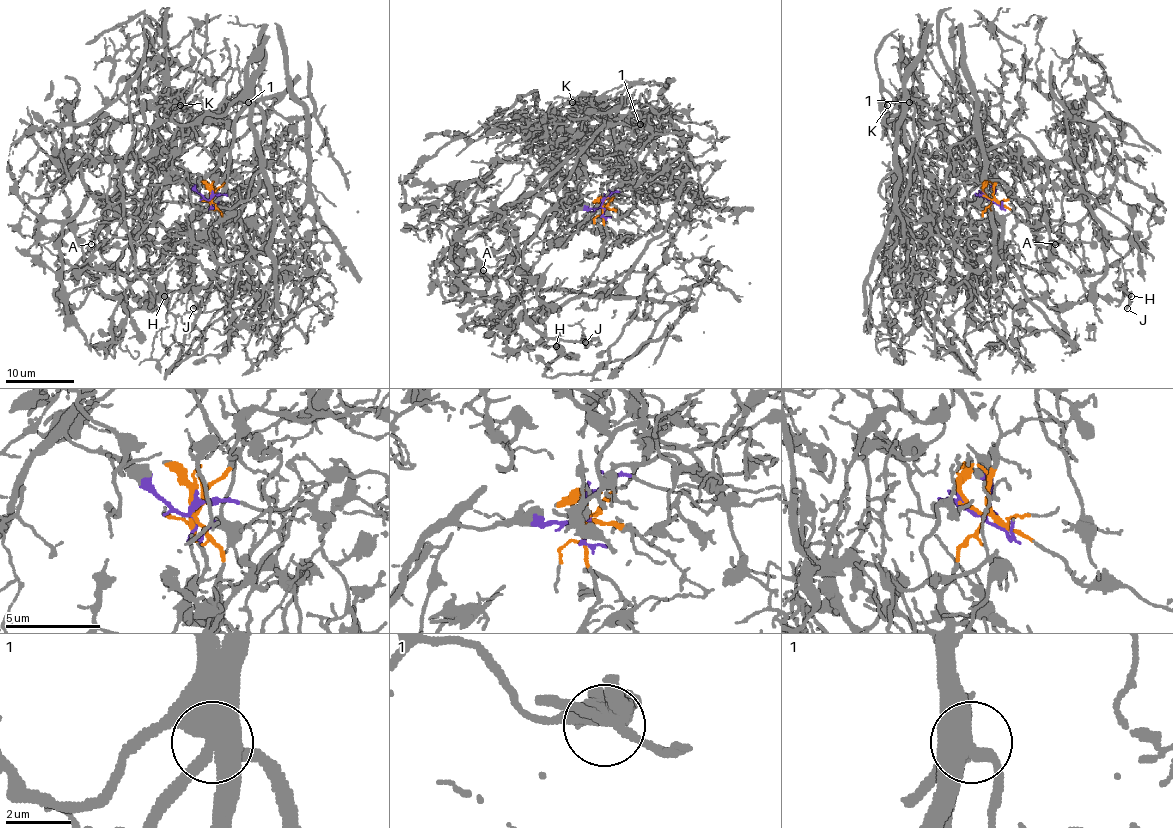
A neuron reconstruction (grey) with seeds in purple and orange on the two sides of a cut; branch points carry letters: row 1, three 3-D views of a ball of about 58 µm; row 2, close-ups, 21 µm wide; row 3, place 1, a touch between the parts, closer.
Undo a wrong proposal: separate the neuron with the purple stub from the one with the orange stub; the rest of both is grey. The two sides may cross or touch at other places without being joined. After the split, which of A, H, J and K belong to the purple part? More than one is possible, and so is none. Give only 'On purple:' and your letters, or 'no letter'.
On purple: A, H, J

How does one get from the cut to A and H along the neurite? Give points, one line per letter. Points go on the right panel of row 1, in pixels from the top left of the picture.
A: (989, 199), (992, 199), (994, 192), (994, 171), (1027, 214), (1056, 219), (1063, 226), (1063, 235), (1054, 243)
H: (989, 199), (994, 171), (1027, 216), (1032, 235), (1070, 266), (1089, 291), (1118, 300), (1123, 290), (1132, 297)

